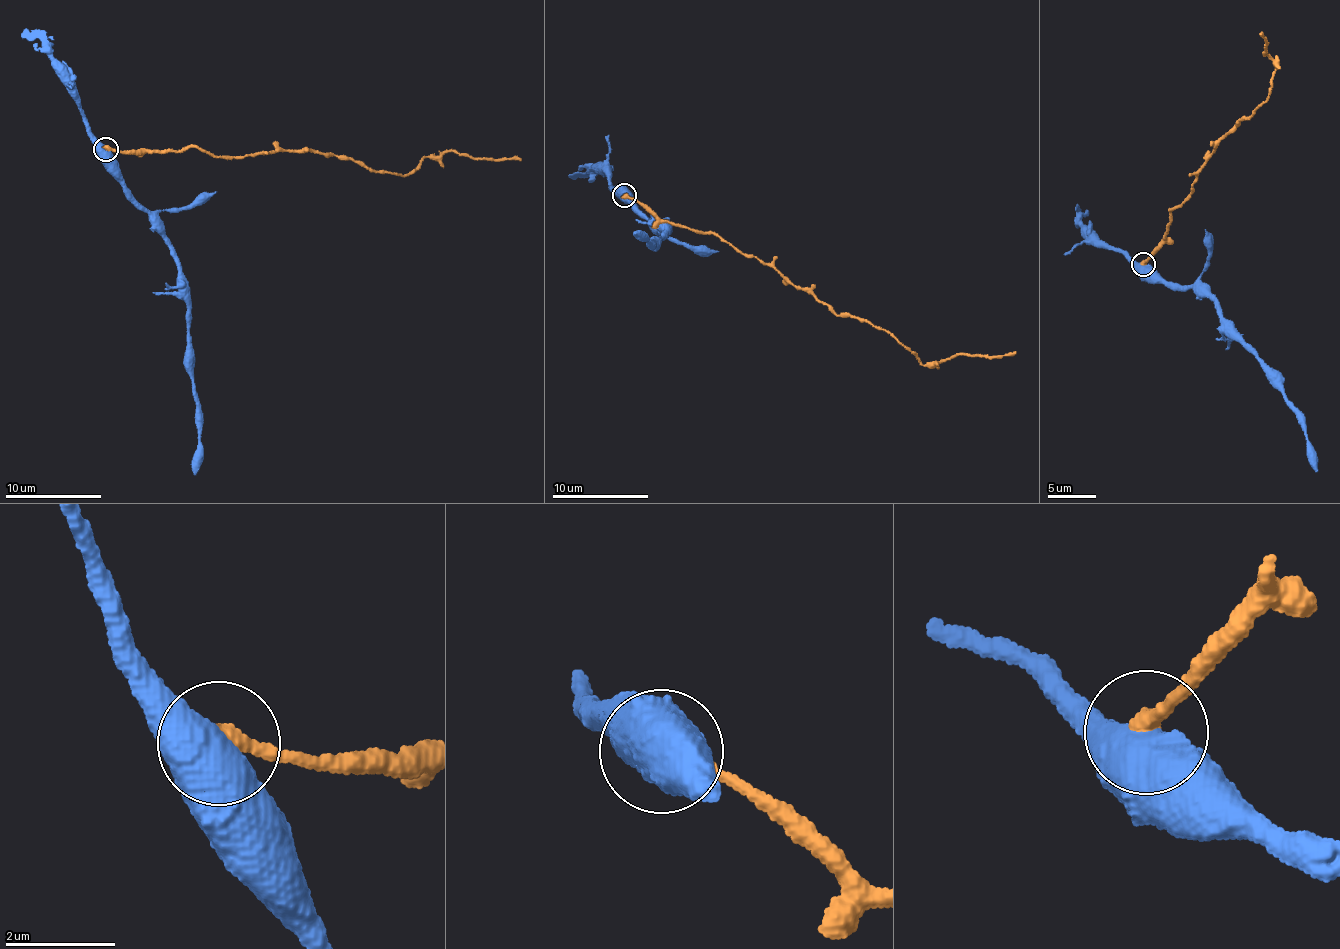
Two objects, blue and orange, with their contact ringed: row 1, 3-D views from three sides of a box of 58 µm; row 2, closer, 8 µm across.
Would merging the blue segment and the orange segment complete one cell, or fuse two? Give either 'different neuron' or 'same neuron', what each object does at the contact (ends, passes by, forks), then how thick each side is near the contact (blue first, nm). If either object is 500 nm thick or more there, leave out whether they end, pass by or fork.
different neuron; calibres 750 and 360 nm

